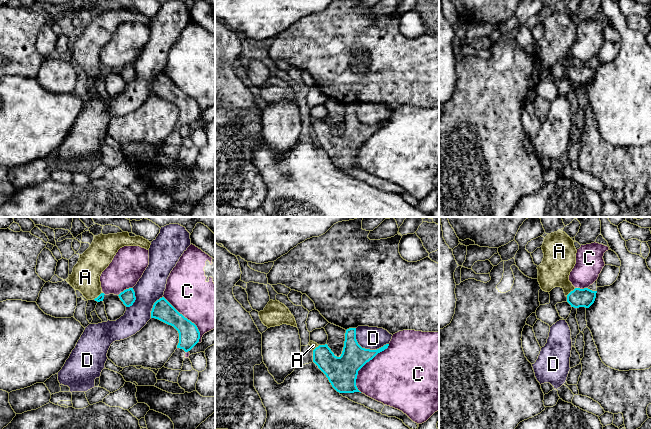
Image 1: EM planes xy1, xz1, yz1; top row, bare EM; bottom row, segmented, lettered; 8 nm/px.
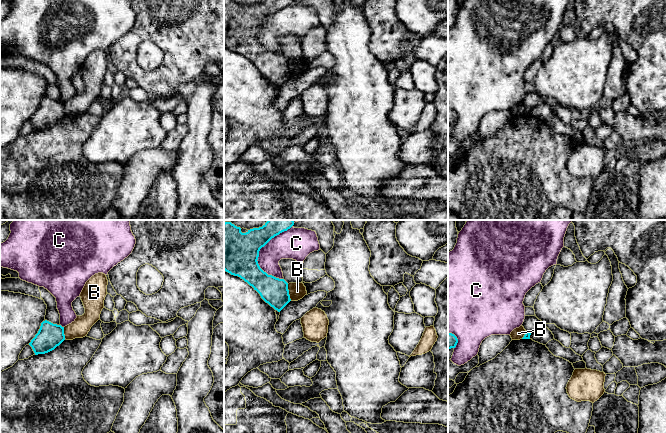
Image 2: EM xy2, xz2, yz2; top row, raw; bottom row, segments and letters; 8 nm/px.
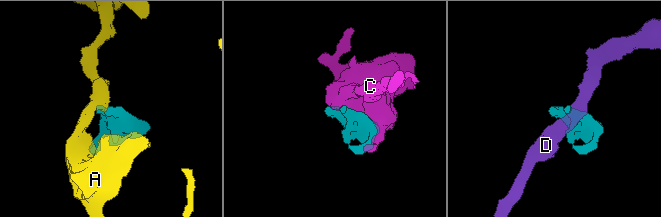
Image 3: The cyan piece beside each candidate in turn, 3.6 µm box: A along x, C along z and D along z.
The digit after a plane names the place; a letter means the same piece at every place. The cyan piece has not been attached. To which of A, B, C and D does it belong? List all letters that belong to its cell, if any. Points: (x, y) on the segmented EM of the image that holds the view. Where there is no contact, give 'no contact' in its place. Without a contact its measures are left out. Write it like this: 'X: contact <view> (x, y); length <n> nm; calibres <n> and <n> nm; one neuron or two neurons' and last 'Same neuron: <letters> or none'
A: contact yz1 (570, 292); length 100 nm; calibres 150 and 240 nm; one neuron
B: contact xz2 (288, 292); length 140 nm; calibres 220 and 140 nm; two neurons
C: contact xz2 (258, 252); length 460 nm; calibres 340 and 220 nm; two neurons
D: contact xz1 (366, 349); length 300 nm; calibres 240 and 190 nm; two neurons
Same neuron: A

